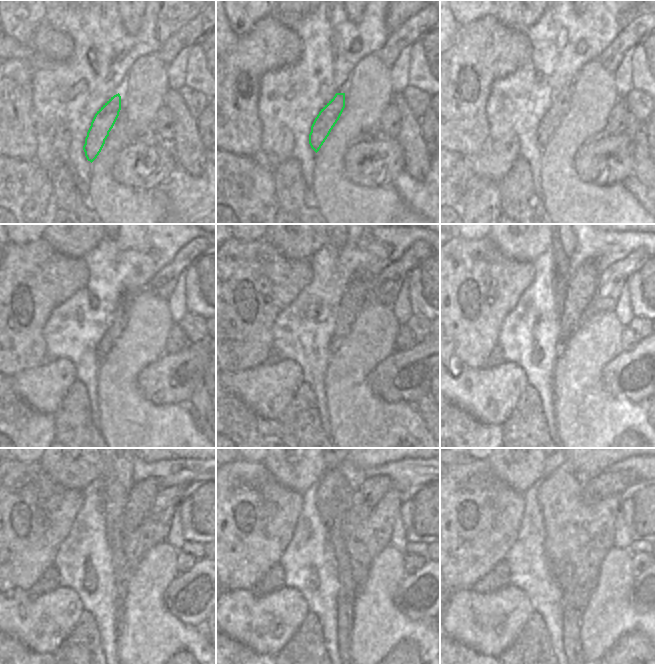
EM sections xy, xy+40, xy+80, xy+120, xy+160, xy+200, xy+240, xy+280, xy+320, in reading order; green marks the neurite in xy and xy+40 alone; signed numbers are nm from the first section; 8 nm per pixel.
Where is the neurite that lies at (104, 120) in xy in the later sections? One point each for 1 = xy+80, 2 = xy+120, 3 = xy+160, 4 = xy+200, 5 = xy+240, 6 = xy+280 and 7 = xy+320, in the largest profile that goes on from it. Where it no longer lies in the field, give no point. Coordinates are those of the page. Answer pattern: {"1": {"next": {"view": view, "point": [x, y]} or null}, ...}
{"1": {"next": {"view": "xy+80", "point": [551, 120]}}, "2": {"next": {"view": "xy+120", "point": [119, 319]}}, "3": {"next": {"view": "xy+160", "point": [357, 292]}}, "4": {"next": {"view": "xy+200", "point": [582, 285]}}, "5": {"next": {"view": "xy+240", "point": [141, 496]}}, "6": {"next": {"view": "xy+280", "point": [365, 498]}}, "7": {"next": {"view": "xy+320", "point": [605, 484]}}}

